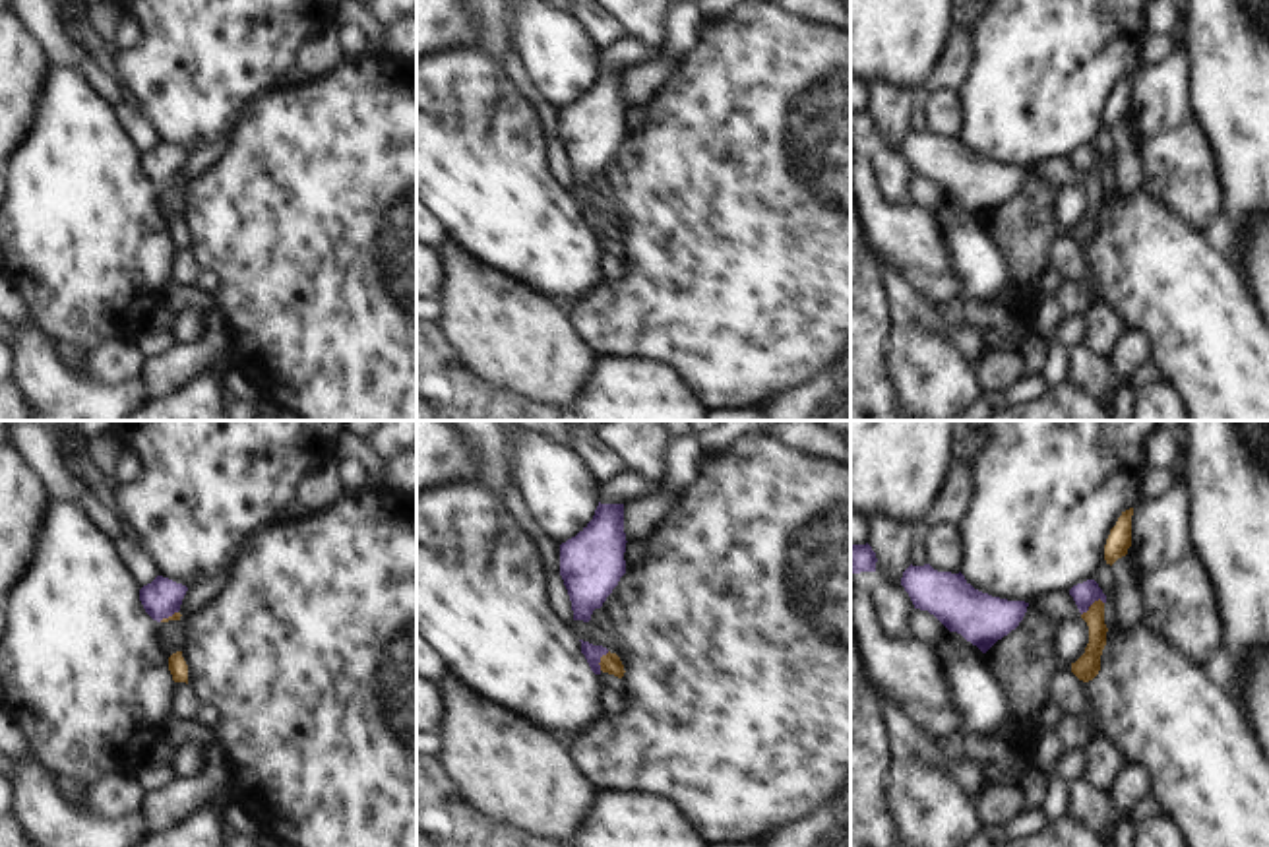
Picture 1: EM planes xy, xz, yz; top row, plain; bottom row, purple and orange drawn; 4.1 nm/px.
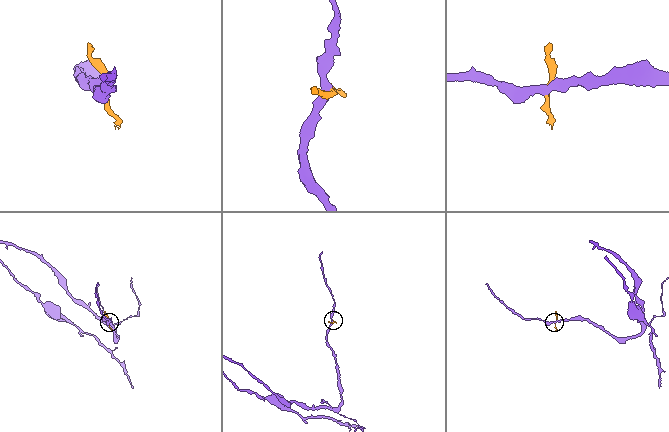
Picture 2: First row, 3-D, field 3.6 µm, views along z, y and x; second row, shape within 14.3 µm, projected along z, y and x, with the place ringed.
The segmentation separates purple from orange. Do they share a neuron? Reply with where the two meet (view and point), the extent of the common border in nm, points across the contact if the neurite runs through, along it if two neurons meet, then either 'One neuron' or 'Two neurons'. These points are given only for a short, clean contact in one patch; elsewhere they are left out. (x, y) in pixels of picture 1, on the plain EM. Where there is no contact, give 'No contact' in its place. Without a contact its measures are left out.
Touches purple at yz (1091, 169). Shared border 110 nm. Boundary: yz (1103, 167), (1097, 165), (1082, 181). Two neurons.

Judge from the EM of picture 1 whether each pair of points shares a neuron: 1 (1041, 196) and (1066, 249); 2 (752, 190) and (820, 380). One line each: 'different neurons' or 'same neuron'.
1: different neurons
2: different neurons

